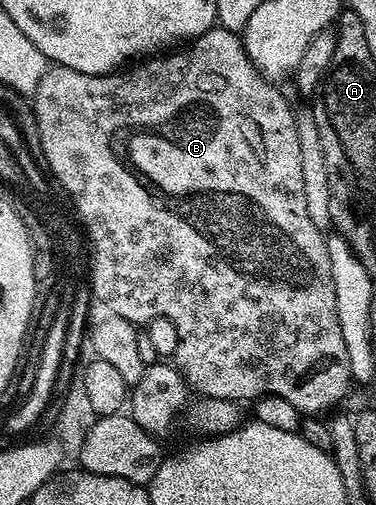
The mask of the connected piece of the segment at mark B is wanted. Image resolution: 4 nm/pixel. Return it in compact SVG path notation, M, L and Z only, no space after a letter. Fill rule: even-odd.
M212 28L192 39L191 46L193 50L185 50L182 54L169 52L164 56L153 56L112 74L84 74L66 66L50 65L31 95L33 115L39 124L39 140L43 144L44 165L49 166L56 181L65 182L72 194L77 194L77 202L81 202L81 210L85 210L85 218L89 218L89 230L93 230L93 242L97 242L97 265L91 269L92 297L96 301L98 298L108 313L123 316L134 324L148 324L156 318L171 320L179 332L175 365L198 395L241 402L245 398L258 400L274 394L293 404L301 416L324 415L324 410L344 403L345 393L351 389L351 375L347 346L343 344L343 332L339 328L329 243L307 213L298 123L293 120L293 110L288 100L276 90L277 86L254 68L236 33ZM133 152L155 152L159 186L157 182L147 182L147 186L155 186L155 192L149 194L155 196L157 204L139 190L141 176L139 186L133 182L133 176L129 178L133 172Z

